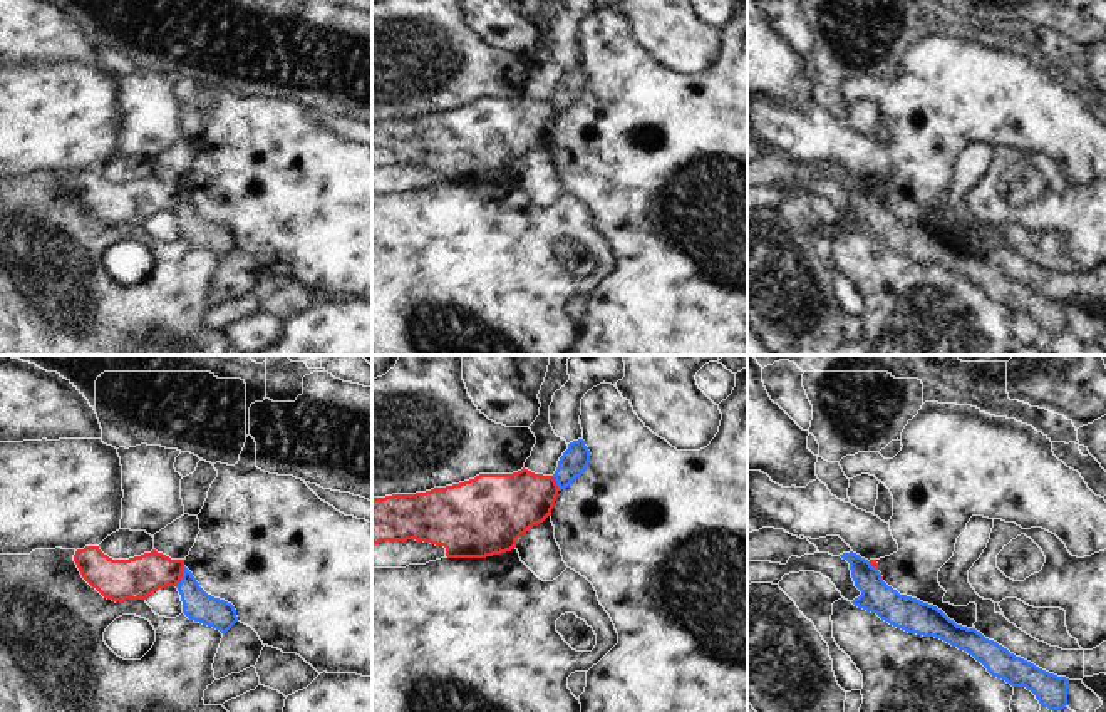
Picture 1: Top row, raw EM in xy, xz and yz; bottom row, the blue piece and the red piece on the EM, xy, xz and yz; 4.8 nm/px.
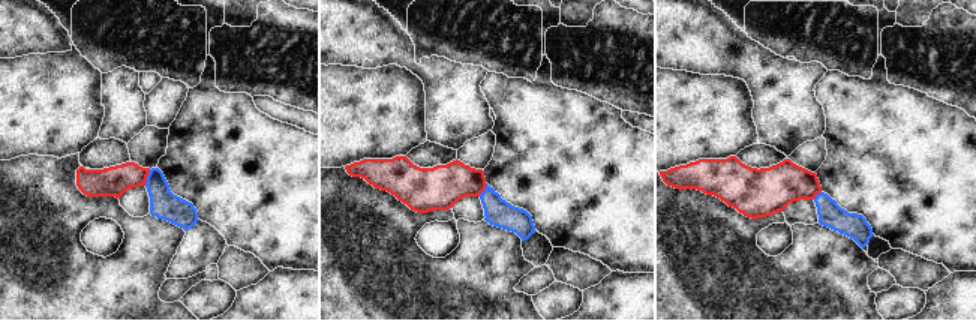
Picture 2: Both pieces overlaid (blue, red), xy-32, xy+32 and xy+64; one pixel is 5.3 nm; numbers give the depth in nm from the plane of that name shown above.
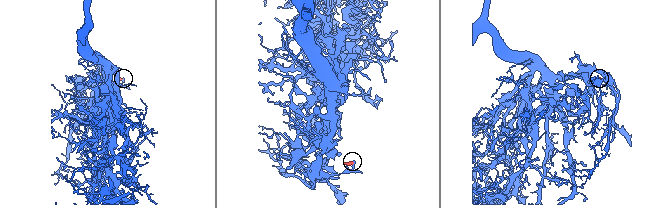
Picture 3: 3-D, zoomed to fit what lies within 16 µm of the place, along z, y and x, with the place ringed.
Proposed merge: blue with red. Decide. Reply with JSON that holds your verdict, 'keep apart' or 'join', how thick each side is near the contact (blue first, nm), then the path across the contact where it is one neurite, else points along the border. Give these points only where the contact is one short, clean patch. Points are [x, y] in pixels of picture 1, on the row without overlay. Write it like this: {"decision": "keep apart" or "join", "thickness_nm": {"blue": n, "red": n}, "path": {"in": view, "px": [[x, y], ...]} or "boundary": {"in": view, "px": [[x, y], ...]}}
{"decision": "keep apart", "thickness_nm": {"blue": 150, "red": 200}, "boundary": {"in": "xy", "px": [[185, 191], [176, 211]]}}

